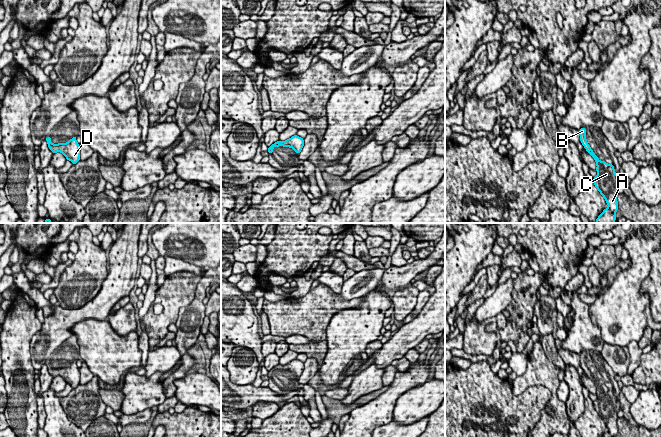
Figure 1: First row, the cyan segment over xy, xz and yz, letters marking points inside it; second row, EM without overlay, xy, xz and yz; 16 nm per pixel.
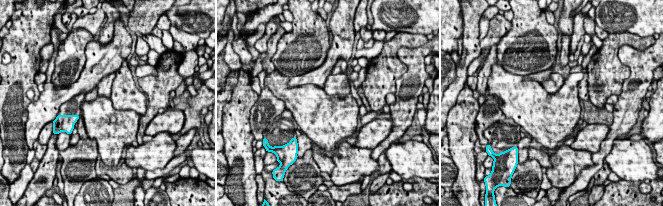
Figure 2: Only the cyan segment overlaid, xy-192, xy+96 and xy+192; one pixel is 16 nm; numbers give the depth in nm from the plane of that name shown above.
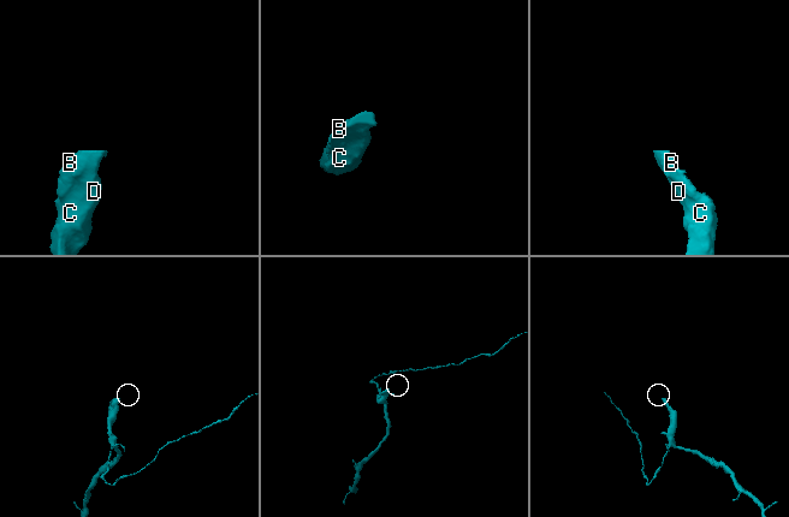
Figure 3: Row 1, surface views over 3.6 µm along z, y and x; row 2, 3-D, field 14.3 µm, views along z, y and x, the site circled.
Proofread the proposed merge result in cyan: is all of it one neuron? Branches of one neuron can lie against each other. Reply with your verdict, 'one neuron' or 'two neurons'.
one neuron

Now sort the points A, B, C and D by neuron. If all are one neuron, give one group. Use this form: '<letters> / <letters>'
A B C D

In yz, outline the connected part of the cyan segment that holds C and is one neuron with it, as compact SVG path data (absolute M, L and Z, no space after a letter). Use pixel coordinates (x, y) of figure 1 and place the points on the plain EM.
M581 352L579 356L582 369L596 385L597 400L593 401L594 409L608 428L608 431L602 437L616 437L618 434L617 414L620 410L620 401L615 397L613 388L600 385L597 379L594 378L586 364L586 352Z

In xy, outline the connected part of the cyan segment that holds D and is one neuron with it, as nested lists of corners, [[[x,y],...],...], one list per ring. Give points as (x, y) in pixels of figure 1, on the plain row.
[[[74,360],[67,367],[53,368],[51,361],[47,361],[45,364],[48,367],[49,373],[54,377],[61,376],[67,384],[70,384],[72,388],[76,388],[80,384],[80,372]]]

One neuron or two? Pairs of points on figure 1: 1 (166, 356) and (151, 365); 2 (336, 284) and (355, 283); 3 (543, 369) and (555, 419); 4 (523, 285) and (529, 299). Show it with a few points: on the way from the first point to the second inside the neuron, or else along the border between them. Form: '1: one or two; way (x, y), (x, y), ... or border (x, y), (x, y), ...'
1: one; way (162, 359), (155, 363)
2: two; border (344, 281), (341, 290), (337, 293)
3: one; way (551, 381), (555, 407)
4: one; way (520, 289), (520, 292), (525, 297)

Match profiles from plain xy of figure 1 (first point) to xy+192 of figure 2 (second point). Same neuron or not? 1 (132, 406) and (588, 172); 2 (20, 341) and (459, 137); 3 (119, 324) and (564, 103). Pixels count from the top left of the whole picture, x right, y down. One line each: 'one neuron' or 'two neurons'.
1: two neurons
2: one neuron
3: two neurons

